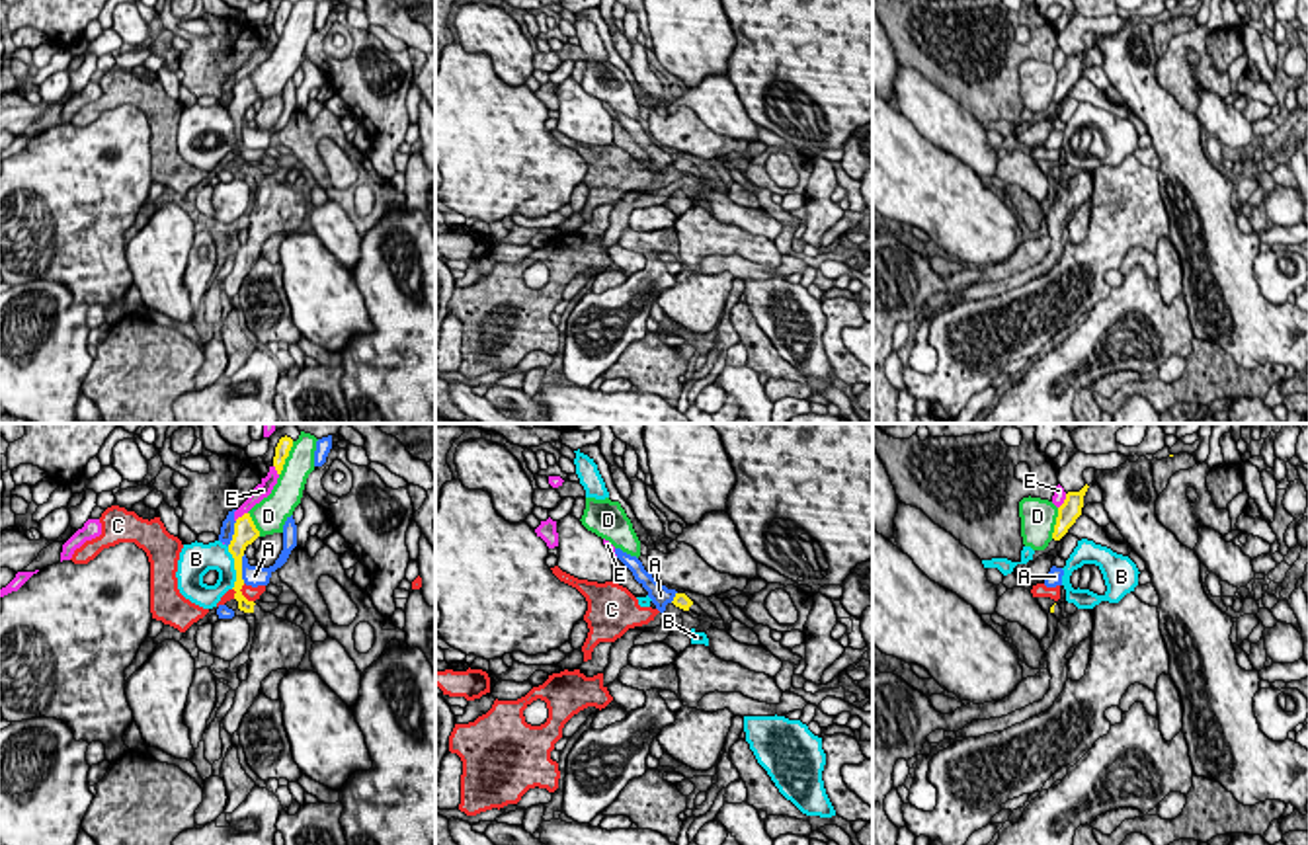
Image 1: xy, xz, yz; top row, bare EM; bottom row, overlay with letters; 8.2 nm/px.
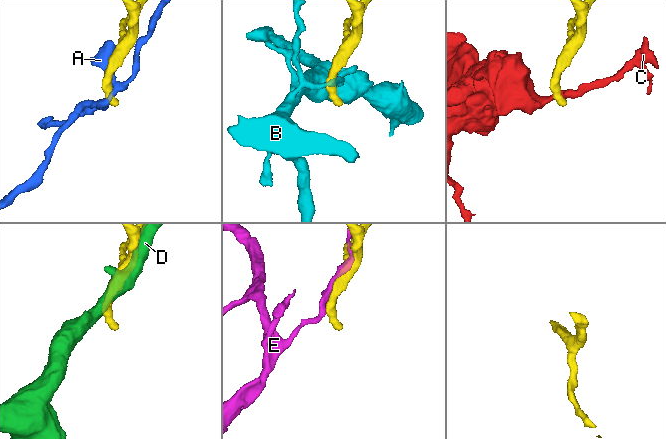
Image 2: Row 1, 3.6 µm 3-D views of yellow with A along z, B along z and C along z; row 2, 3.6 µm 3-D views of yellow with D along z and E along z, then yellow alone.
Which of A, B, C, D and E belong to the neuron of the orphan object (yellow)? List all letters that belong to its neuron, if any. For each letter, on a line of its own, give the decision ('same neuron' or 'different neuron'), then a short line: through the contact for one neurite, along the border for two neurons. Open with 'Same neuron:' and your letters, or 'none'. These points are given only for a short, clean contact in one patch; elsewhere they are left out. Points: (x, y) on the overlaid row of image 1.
Same neuron: none
A: different neuron
B: different neuron; line xy (227, 547), (235, 570), (233, 588)
C: different neuron; line xy (233, 588), (252, 602)
D: different neuron
E: different neuron

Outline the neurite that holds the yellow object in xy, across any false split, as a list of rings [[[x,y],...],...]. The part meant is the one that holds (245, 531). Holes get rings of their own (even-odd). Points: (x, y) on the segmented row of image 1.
[[[244,513],[234,523],[234,535],[228,544],[228,552],[234,558],[236,582],[234,582],[234,599],[238,609],[252,613],[256,617],[256,636],[248,660],[248,679],[236,689],[234,704],[225,716],[225,730],[232,736],[238,732],[240,722],[248,708],[254,704],[260,695],[262,681],[277,669],[297,669],[307,654],[307,634],[301,626],[277,619],[271,613],[266,613],[254,601],[248,601],[242,595],[242,556],[248,544],[260,537],[250,513]]]

